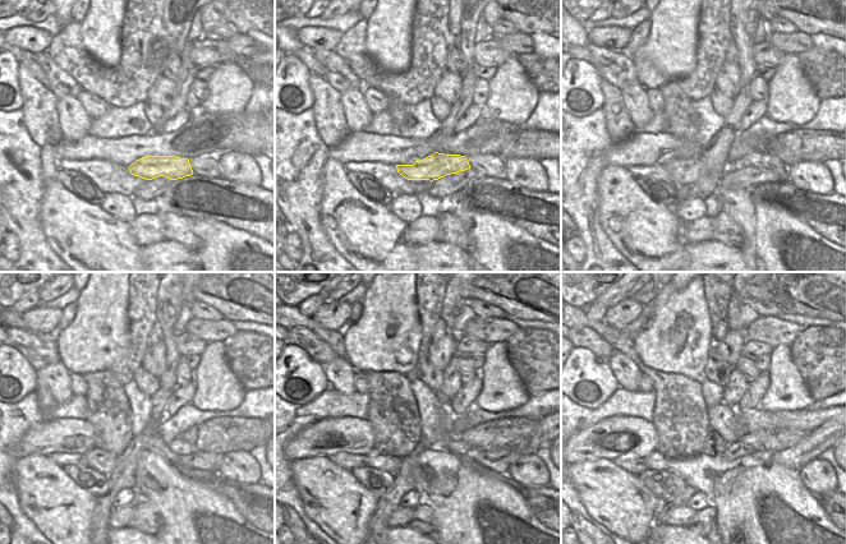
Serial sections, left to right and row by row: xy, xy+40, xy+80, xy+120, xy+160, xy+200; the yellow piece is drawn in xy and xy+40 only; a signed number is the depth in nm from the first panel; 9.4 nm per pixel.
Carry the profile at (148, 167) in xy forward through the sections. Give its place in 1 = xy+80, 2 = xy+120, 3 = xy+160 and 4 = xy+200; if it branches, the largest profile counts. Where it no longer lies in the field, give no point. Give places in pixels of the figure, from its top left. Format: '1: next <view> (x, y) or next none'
1: next xy+80 (684, 171)
2: next xy+120 (102, 461)
3: next xy+160 (382, 461)
4: next xy+200 (654, 460)

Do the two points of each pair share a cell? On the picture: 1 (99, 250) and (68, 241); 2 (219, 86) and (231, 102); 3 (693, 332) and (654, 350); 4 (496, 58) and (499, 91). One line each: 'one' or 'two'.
1: one
2: one
3: one
4: two

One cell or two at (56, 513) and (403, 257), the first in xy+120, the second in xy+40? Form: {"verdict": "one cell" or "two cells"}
{"verdict": "one cell"}

